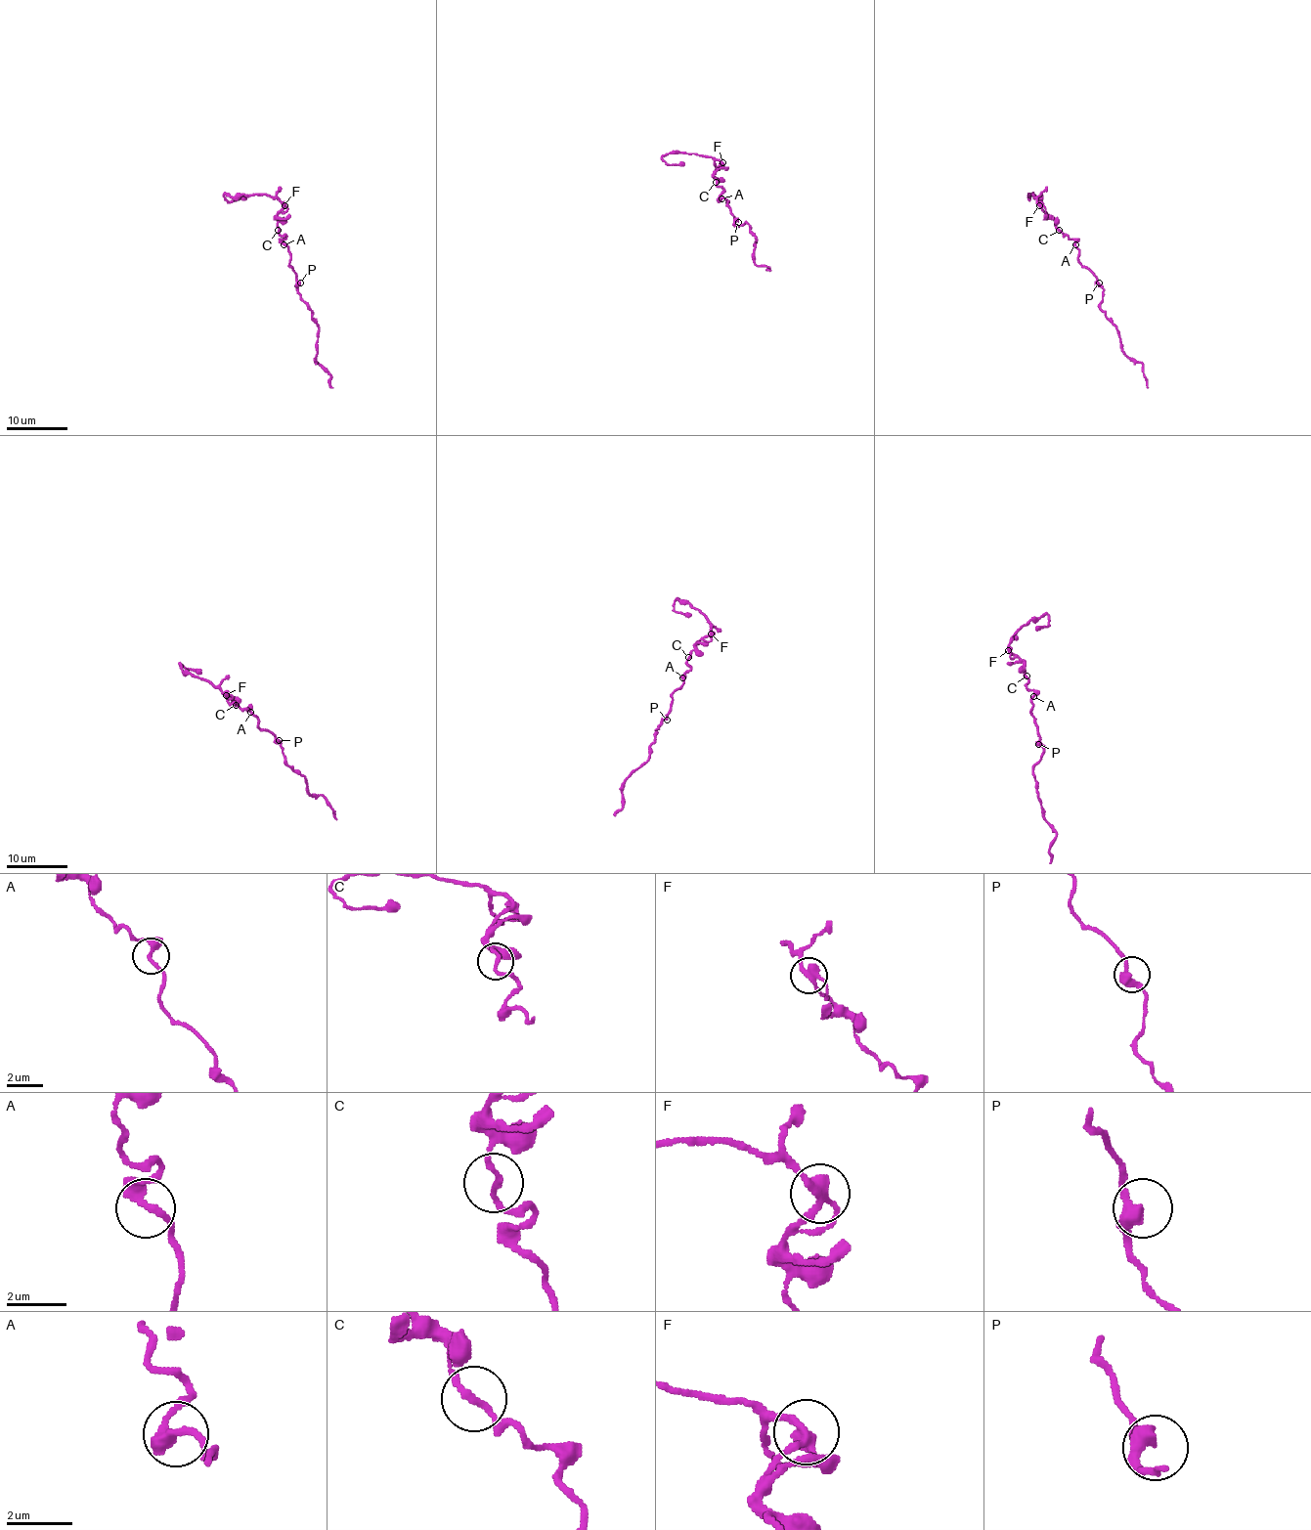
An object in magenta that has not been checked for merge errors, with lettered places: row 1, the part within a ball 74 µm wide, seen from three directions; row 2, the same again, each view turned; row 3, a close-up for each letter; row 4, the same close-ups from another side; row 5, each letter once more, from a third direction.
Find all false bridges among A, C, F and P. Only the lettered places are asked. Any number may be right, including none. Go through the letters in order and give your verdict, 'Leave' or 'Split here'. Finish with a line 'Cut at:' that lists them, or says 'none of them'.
A: Leave
C: Leave
F: Leave
P: Leave
Cut at: none of them

